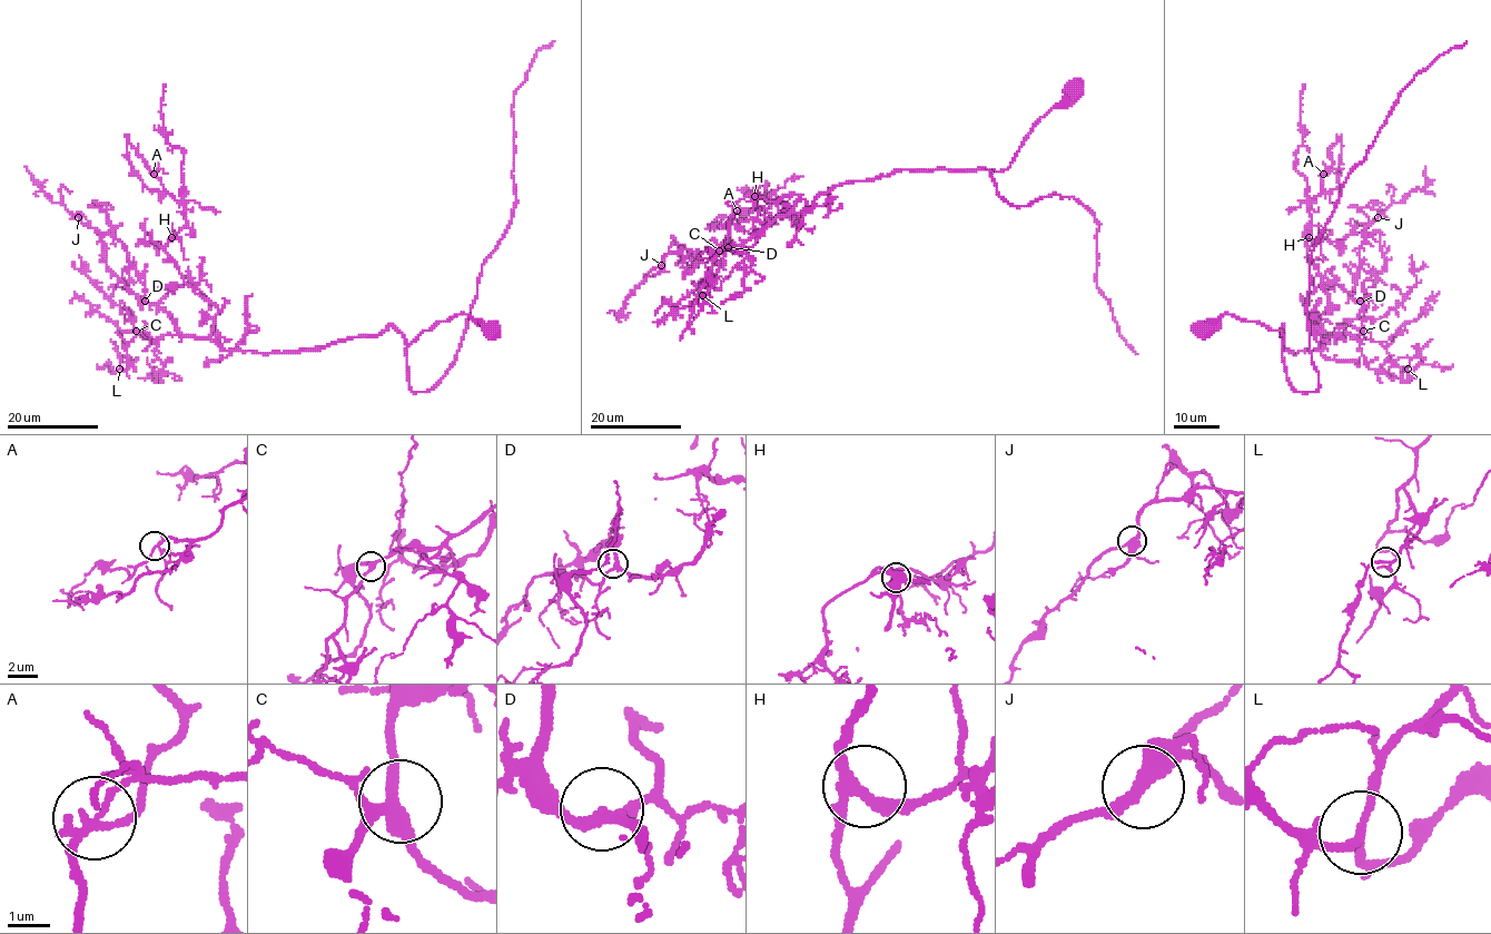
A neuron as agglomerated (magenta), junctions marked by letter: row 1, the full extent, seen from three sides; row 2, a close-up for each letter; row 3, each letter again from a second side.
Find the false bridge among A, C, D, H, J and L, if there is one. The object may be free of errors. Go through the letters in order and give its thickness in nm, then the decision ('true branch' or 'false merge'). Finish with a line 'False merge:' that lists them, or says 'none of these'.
A: calibre 160 nm; true branch
C: calibre 300 nm; true branch
D: calibre 240 nm; true branch
H: calibre 260 nm; true branch
J: calibre 320 nm; true branch
L: calibre 190 nm; true branch
False merge: none of these

